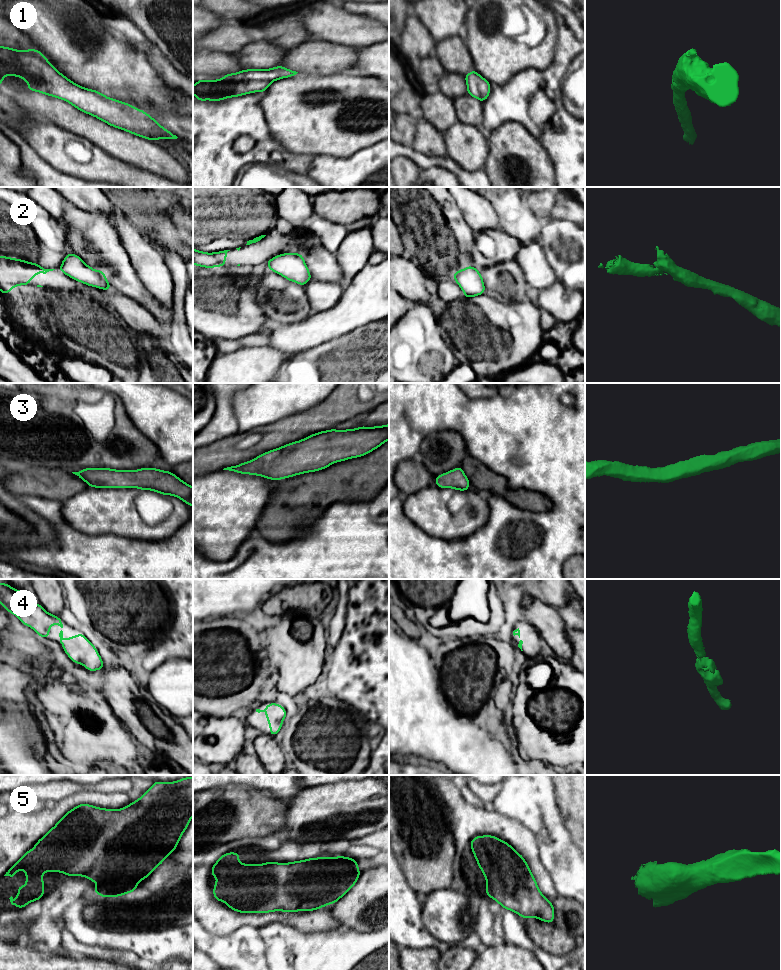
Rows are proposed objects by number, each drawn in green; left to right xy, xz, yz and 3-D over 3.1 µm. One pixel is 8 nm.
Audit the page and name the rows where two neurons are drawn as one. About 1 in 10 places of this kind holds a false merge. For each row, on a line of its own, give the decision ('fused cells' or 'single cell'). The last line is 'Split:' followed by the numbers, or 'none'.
1: single cell
2: fused cells
3: single cell
4: single cell
5: single cell
Split: 2

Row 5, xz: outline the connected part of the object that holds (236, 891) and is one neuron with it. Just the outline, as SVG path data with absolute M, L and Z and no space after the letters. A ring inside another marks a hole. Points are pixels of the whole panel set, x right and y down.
M239 851L222 855L211 869L211 876L218 881L214 884L213 895L217 901L240 913L268 913L273 911L313 911L334 904L355 885L361 872L357 860L344 856L318 857L290 863L270 862L264 864L241 864Z

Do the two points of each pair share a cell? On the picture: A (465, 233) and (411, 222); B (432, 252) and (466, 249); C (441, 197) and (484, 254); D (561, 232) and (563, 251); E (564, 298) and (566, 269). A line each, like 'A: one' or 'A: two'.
A: one
B: one
C: two
D: one
E: two

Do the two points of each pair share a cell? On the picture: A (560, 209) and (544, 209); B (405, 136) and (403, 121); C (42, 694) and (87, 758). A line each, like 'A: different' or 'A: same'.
A: different
B: same
C: same

